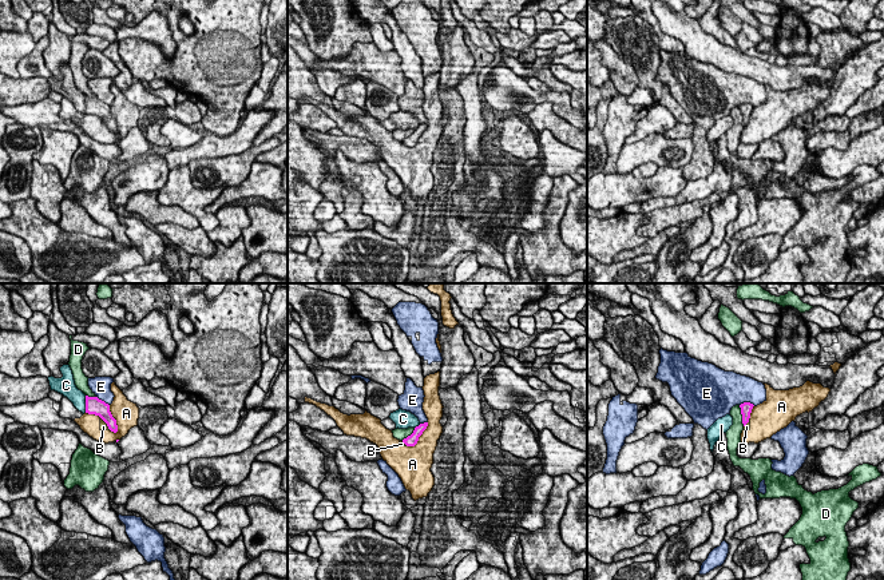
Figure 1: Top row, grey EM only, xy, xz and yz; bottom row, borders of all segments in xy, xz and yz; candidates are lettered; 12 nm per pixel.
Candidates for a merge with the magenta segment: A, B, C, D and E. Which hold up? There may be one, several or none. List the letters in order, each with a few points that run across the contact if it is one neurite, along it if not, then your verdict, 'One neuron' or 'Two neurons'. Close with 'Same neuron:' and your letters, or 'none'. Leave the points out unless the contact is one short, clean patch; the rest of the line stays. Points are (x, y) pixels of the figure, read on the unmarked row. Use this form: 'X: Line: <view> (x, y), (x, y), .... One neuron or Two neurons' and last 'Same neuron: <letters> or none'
A: Two neurons
B: Line: xy (100, 118), (110, 130). Two neurons
C: Two neurons
D: Two neurons
E: Two neurons
Same neuron: none

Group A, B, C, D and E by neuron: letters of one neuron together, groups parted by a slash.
A B / C / D / E

